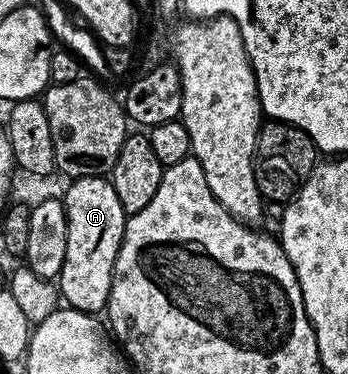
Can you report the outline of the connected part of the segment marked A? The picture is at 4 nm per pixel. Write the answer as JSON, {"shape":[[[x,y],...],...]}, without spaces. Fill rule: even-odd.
{"shape":[[[76,177],[68,185],[71,186],[68,187],[67,197],[64,196],[62,202],[69,223],[69,244],[65,247],[65,263],[57,278],[58,296],[70,308],[82,313],[99,315],[107,308],[117,251],[123,242],[125,214],[121,207],[121,199],[117,199],[117,191],[113,191],[107,177]]]}

